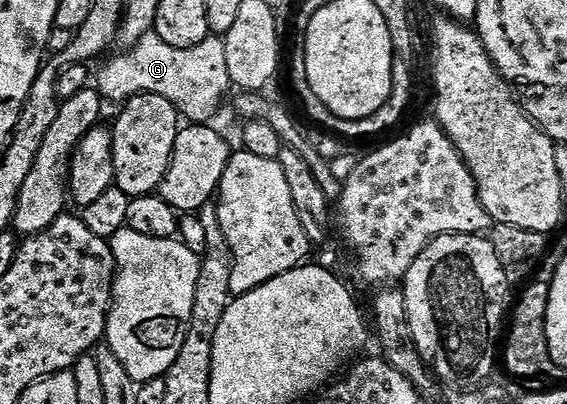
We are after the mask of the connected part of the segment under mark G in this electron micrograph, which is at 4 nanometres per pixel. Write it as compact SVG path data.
M155 30L147 32L124 53L110 59L94 80L105 101L127 103L142 93L165 97L189 123L209 123L232 83L226 64L225 44L221 37L209 35L205 42L188 50L175 49L158 38Z

